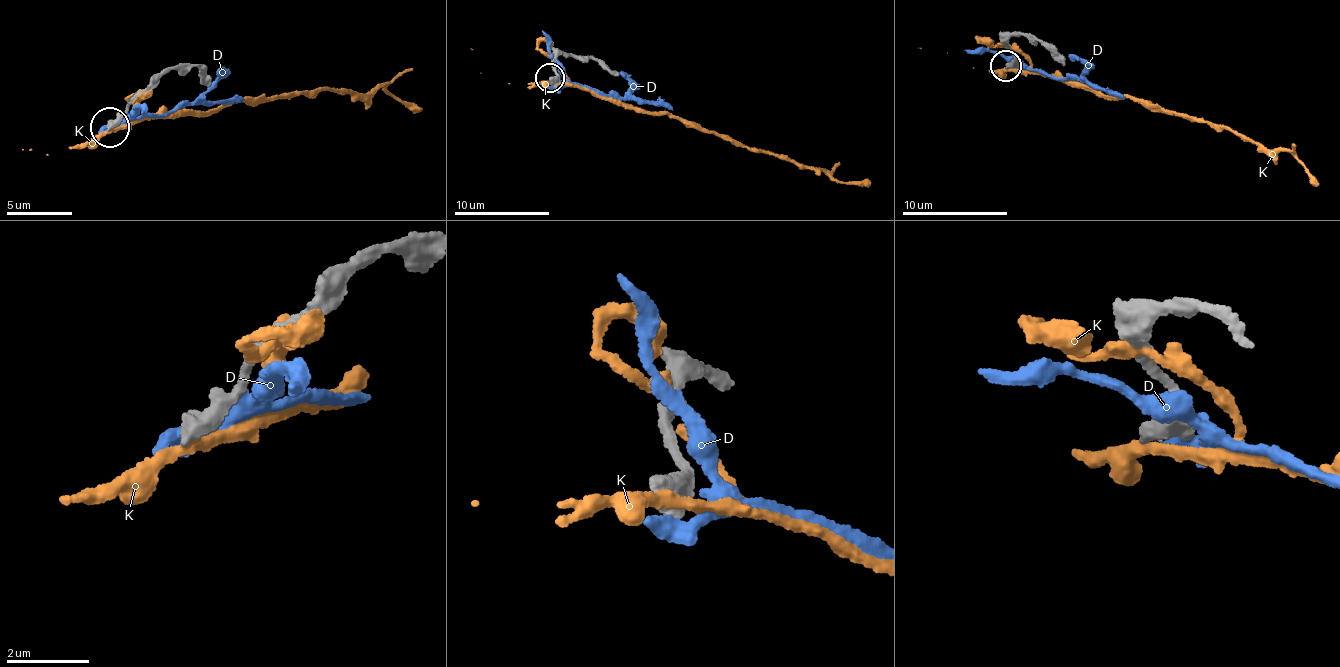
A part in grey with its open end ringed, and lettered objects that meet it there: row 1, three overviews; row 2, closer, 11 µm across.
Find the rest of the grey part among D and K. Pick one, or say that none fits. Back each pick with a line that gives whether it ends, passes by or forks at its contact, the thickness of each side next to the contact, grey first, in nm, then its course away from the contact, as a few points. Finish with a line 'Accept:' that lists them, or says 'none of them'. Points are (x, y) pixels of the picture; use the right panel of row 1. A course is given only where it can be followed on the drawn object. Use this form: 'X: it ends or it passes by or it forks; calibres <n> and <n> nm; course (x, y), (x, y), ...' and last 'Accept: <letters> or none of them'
Accept: none of them

